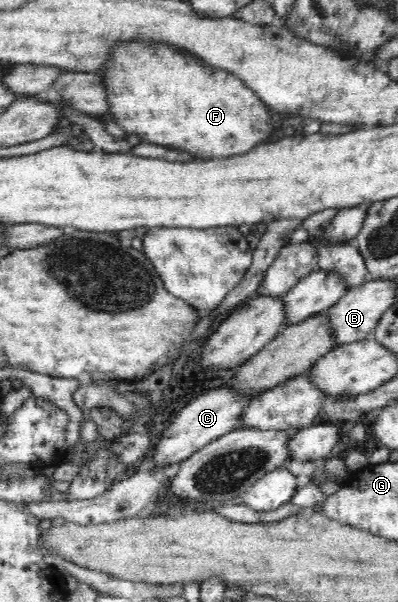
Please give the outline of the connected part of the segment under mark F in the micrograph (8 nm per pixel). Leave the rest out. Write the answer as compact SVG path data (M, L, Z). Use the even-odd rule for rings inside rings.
M120 42L102 76L110 102L109 113L125 133L137 136L140 141L188 152L198 160L226 159L248 153L275 130L270 109L241 79L162 42Z

